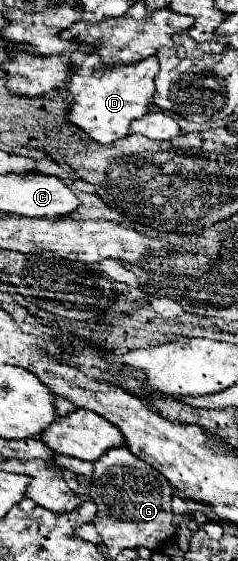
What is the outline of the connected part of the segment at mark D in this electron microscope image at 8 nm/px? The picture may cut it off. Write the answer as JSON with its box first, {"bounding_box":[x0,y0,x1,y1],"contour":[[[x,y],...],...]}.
{"bounding_box":[67,48,159,144],"contour":[[[95,48],[85,58],[83,66],[77,68],[69,80],[69,92],[73,100],[67,118],[75,126],[85,130],[99,144],[109,144],[127,136],[131,122],[135,118],[141,118],[153,108],[153,92],[155,92],[153,80],[157,72],[159,72],[159,58],[155,56],[139,60],[135,64],[105,66],[99,48]]]}

